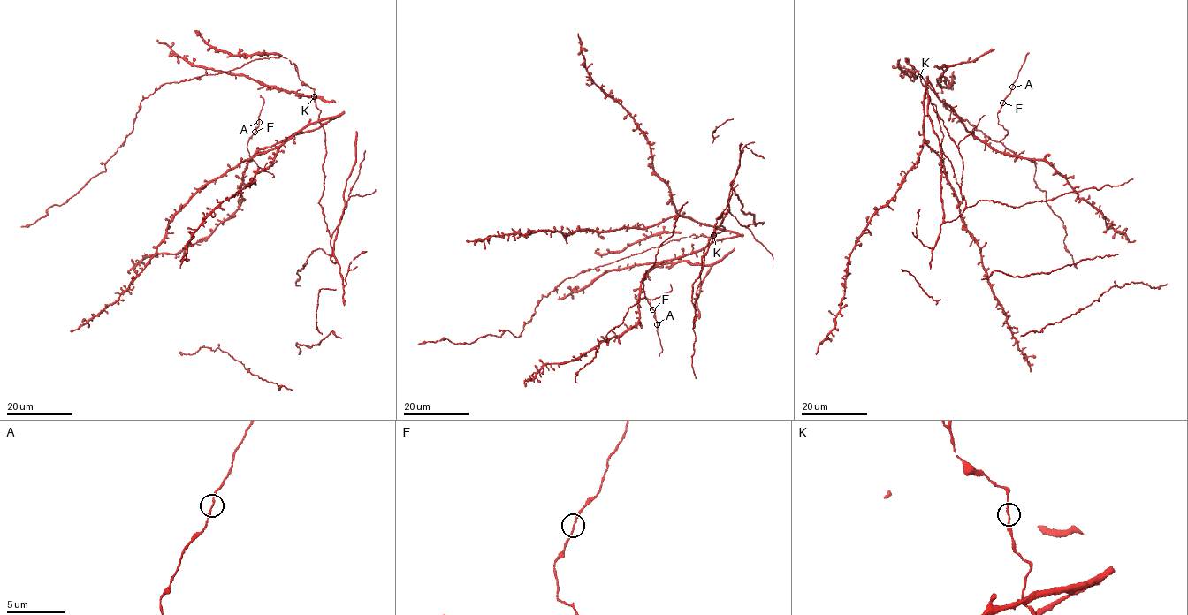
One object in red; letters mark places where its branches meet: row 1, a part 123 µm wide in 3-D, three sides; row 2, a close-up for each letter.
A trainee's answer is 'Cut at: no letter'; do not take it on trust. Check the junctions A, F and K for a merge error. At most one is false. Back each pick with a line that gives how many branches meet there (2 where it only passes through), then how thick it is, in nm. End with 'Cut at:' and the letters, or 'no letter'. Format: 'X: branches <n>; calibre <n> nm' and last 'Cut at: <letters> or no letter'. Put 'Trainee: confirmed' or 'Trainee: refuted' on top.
Trainee: confirmed
Cut at: no letter

